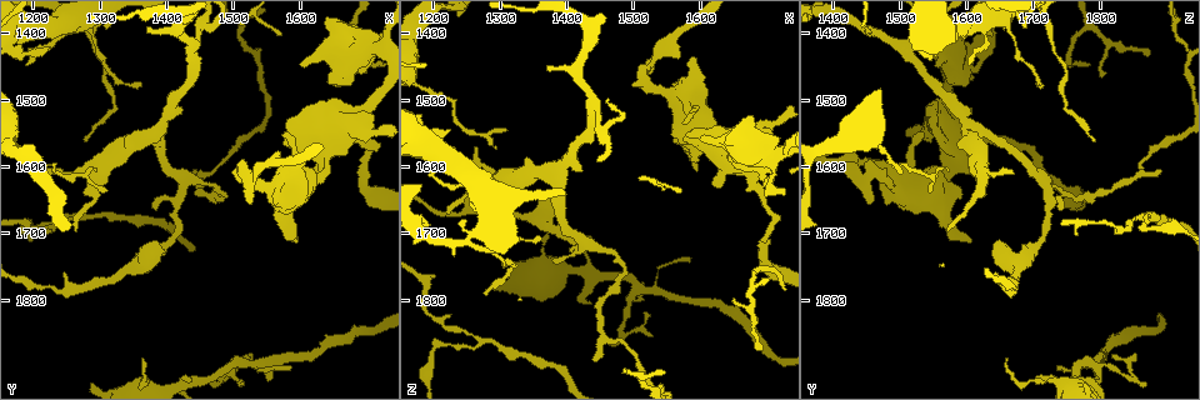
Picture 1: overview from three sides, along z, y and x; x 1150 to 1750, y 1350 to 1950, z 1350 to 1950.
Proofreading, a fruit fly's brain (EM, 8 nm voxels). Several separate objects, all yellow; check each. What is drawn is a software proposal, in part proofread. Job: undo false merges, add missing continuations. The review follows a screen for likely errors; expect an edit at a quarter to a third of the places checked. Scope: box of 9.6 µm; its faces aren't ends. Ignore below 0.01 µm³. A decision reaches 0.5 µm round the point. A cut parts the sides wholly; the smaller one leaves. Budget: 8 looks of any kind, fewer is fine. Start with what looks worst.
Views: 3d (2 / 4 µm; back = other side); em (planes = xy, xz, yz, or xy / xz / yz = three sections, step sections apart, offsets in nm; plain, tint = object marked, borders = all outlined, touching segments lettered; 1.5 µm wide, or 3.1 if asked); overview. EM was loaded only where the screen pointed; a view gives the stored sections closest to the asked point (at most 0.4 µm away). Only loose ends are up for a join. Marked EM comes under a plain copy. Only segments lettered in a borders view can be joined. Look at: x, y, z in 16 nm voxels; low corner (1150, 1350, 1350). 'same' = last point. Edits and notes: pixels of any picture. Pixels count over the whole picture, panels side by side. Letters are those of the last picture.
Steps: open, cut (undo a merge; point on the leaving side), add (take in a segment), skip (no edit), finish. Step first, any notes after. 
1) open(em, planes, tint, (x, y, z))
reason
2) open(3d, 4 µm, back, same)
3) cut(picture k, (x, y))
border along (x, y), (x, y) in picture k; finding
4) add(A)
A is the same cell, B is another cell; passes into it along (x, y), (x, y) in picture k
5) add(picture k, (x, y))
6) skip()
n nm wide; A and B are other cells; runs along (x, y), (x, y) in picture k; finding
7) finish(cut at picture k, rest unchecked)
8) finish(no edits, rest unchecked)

open(em, yz, step 8, borders, (1455, 1390, 1540))
sharp bend

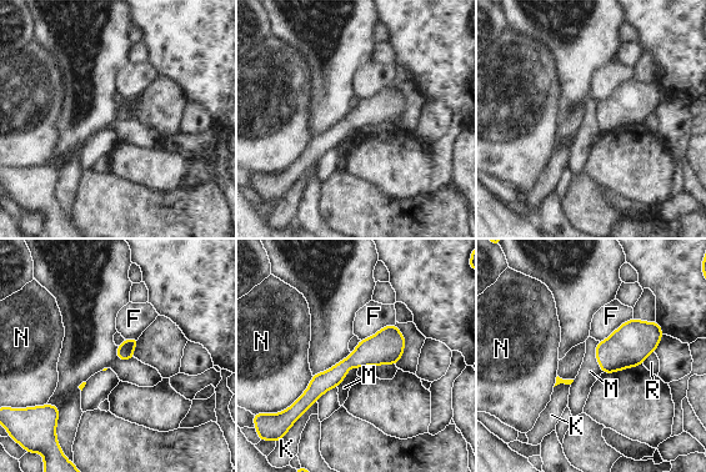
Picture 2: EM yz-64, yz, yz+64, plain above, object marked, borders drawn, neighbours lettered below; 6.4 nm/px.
skip()
F touches over 280 nm; F, K, M, N and R are other cells; all the same neuron

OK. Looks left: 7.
open(3d, 2 µm, (1645, 1465, 1800))
tapers out

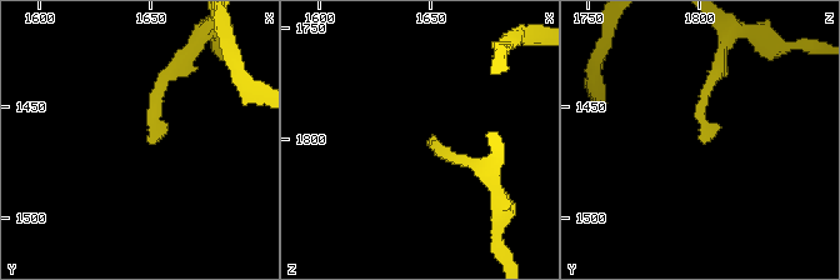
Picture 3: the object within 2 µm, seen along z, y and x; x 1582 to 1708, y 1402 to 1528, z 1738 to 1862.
open(em, xy, step 4, tint, (1650, 1465, 1801))

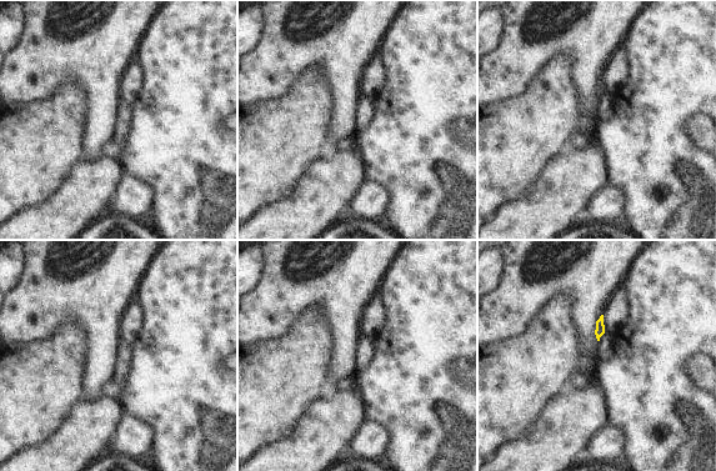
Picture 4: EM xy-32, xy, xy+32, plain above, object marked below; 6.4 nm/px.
open(em, planes, borders, same)

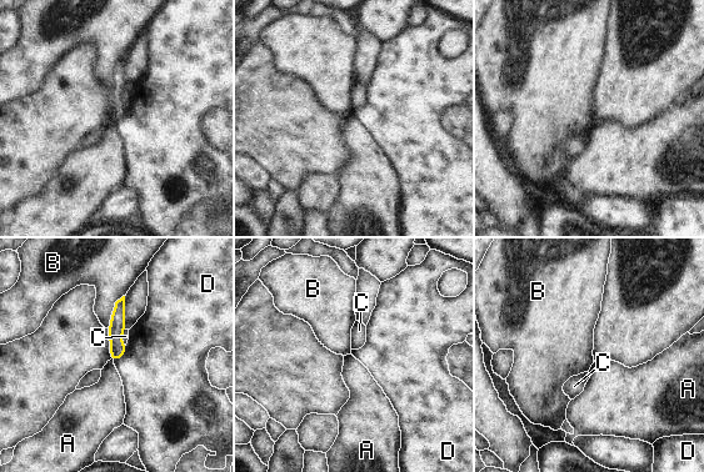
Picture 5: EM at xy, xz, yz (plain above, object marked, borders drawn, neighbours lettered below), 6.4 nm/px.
skip()
A, B, C and D are other cells; runs along (121, 302), (115, 330), (114, 357) in picture 5; none of them fits

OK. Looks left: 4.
open(3d, 4 µm, back, (1220, 1610, 1670))
tapers out

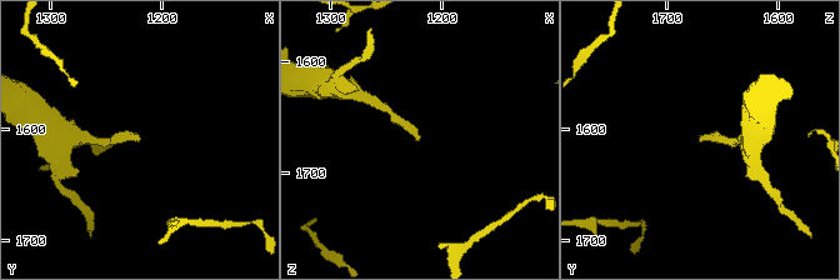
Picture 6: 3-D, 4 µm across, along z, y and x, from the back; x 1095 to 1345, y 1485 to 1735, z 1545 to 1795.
open(em, xy, step 8, tint, (1220, 1608, 1668))

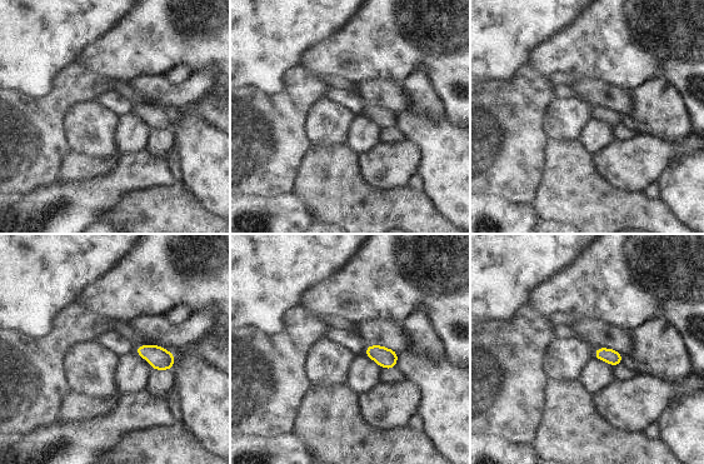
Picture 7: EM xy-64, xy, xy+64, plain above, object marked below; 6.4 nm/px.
open(em, xy, step 8, borders, same)

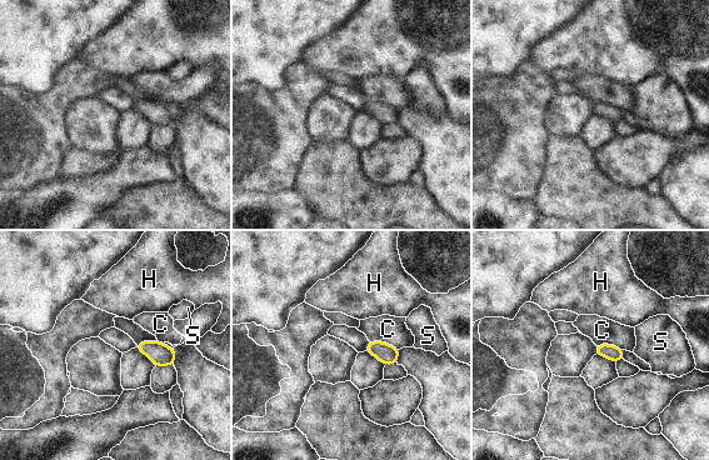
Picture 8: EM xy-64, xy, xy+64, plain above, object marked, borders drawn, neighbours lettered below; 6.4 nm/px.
skip()
C touches over 200 nm; C, H and S are other cells; no lettered segment goes on from it

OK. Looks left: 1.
finish(no edits, rest unchecked)

